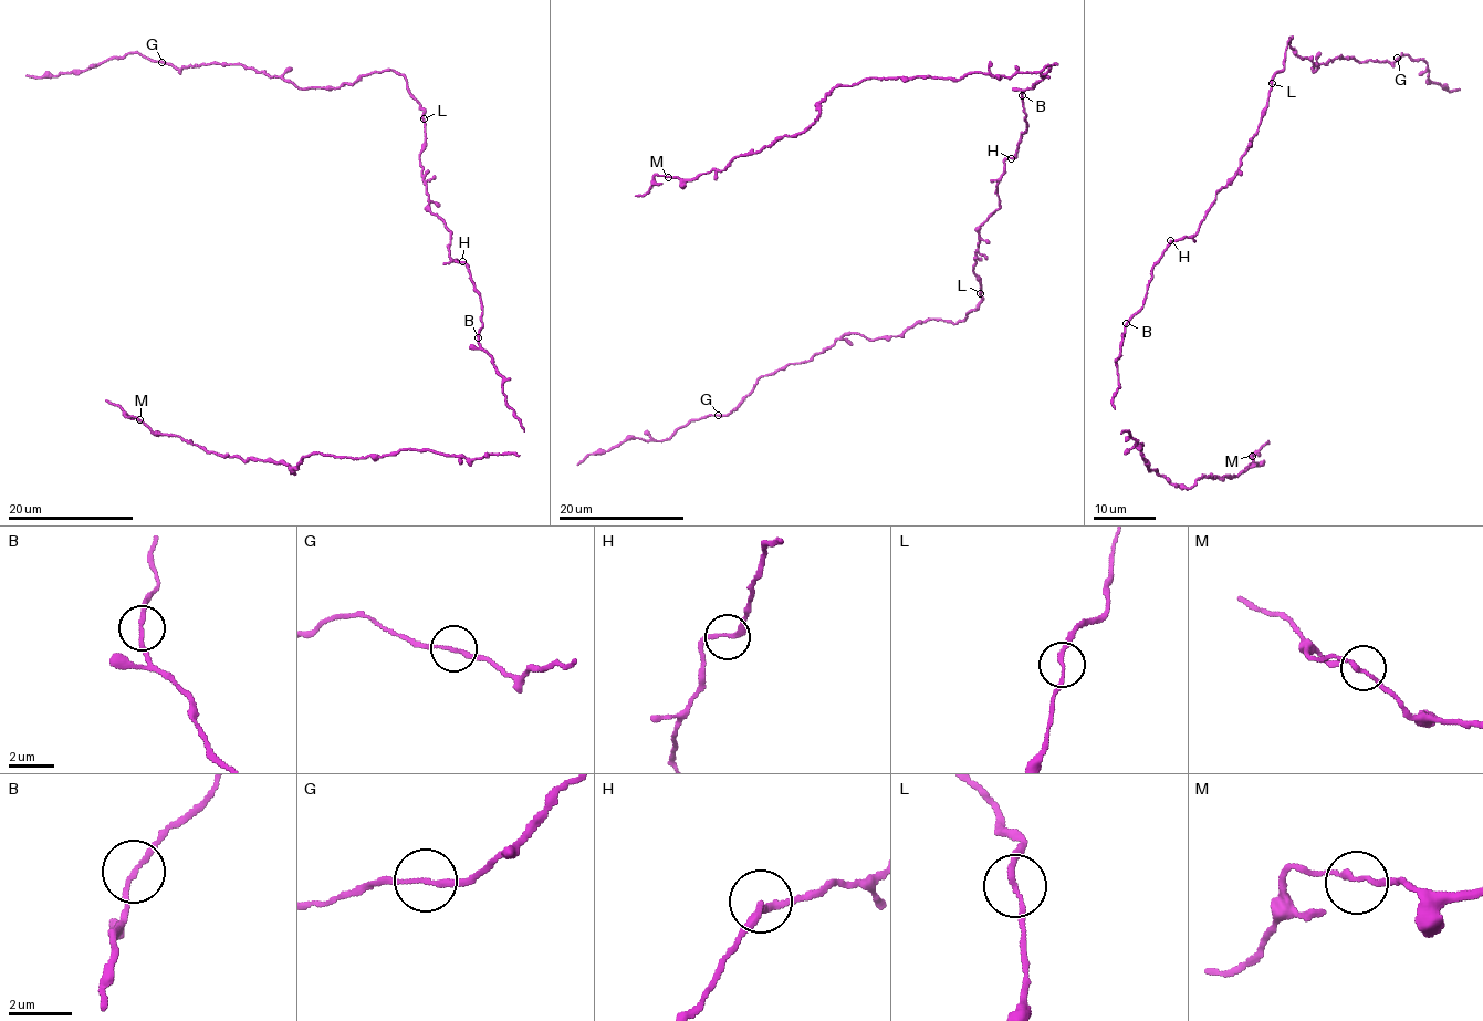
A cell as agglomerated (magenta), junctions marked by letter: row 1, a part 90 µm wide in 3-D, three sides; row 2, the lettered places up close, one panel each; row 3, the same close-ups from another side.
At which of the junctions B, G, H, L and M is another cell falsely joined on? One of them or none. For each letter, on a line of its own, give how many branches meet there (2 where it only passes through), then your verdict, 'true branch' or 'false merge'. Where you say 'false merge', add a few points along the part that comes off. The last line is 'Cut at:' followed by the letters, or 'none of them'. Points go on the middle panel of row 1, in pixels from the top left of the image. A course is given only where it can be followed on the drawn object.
B: branches 2; true branch
G: branches 2; false merge; course (719, 414), (689, 420), (665, 439), (626, 438), (606, 451), (587, 454), (576, 464)
H: branches 2; true branch
L: branches 2; true branch
M: branches 2; true branch
Cut at: G

